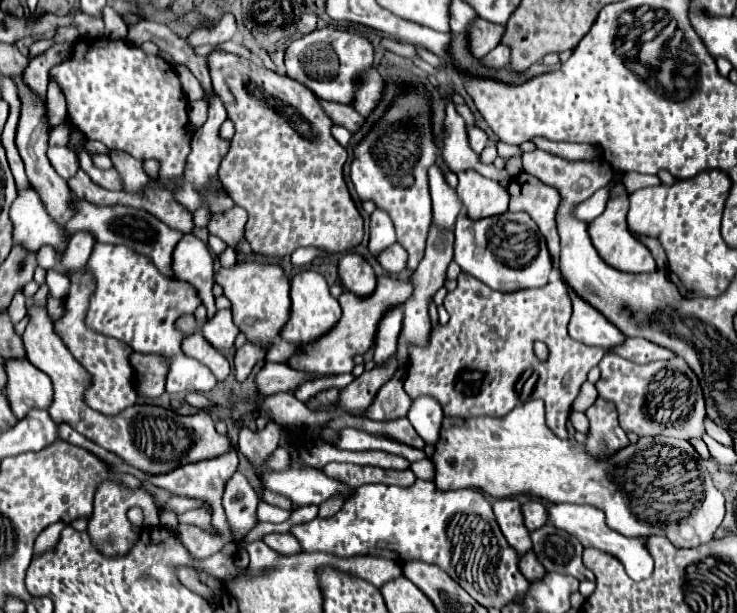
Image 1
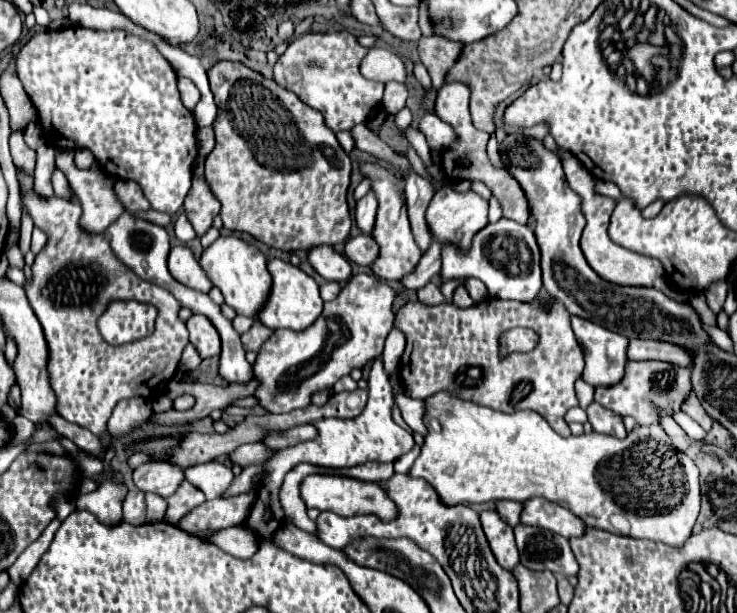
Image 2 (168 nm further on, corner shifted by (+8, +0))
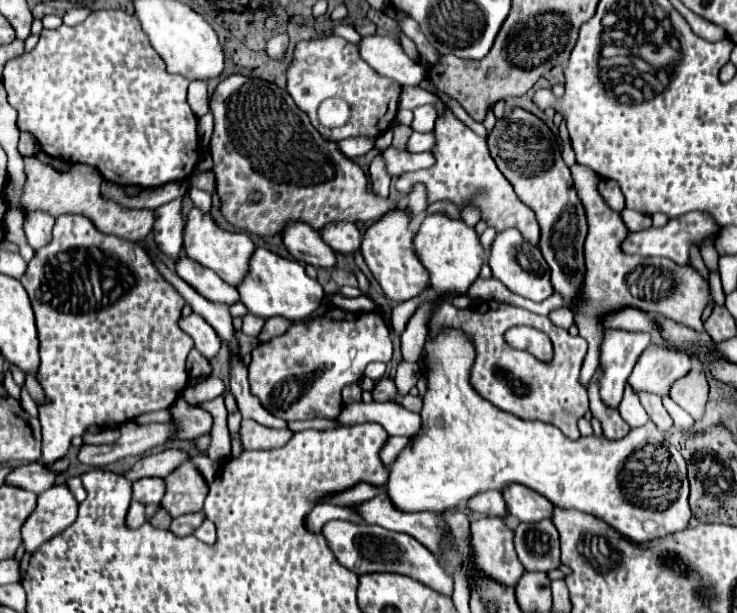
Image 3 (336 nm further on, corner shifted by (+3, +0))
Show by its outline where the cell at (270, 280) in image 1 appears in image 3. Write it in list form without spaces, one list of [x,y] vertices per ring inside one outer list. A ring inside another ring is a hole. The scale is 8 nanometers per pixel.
[[[192,208],[188,212],[188,220],[186,220],[186,230],[184,230],[184,250],[186,256],[210,270],[214,270],[224,282],[236,286],[248,270],[248,260],[254,252],[254,242],[250,240],[250,236],[246,232],[228,232],[222,230],[214,218],[210,214],[204,214],[200,208]]]

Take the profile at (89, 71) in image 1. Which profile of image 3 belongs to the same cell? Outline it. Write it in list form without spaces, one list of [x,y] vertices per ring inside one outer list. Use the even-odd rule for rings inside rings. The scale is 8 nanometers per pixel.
[[[96,10],[92,12],[84,22],[76,24],[74,28],[70,26],[58,26],[54,30],[42,30],[40,40],[32,52],[24,52],[18,58],[12,58],[4,66],[4,76],[2,76],[6,94],[8,94],[8,104],[18,112],[18,130],[28,132],[36,138],[38,146],[42,152],[46,152],[52,158],[64,160],[68,164],[88,164],[94,166],[104,180],[118,184],[118,186],[140,186],[140,188],[158,188],[168,182],[180,182],[188,178],[196,164],[198,164],[198,118],[194,116],[192,108],[186,102],[186,90],[188,82],[182,76],[166,74],[166,66],[162,66],[162,60],[158,58],[156,50],[150,46],[138,18],[134,14],[126,14],[124,10]]]

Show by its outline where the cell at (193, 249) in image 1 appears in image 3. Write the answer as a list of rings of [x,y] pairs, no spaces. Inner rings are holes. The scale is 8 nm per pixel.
[[[186,256],[176,262],[176,272],[184,282],[188,282],[198,294],[202,294],[210,302],[232,306],[240,300],[240,294],[234,286],[226,284],[222,278],[218,278],[218,274],[206,270],[206,266]]]

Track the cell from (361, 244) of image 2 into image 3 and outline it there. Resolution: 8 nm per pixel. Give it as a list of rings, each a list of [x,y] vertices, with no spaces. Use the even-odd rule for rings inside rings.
[[[328,222],[322,228],[322,240],[336,252],[352,254],[360,248],[360,232],[352,222]]]

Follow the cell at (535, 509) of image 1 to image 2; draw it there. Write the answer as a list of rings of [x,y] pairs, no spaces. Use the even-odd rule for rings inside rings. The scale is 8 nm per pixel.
[[[497,502],[497,512],[509,526],[517,526],[521,522],[521,502]]]

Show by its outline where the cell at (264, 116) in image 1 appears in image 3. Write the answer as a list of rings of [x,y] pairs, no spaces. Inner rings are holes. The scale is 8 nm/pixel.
[[[232,74],[218,84],[210,100],[210,110],[214,114],[210,152],[214,158],[216,192],[220,196],[220,210],[224,218],[236,228],[258,236],[272,236],[280,234],[288,220],[302,220],[314,230],[320,230],[326,222],[336,220],[378,222],[378,218],[384,218],[396,208],[402,208],[410,214],[404,202],[382,198],[370,190],[362,168],[346,158],[334,142],[324,140],[310,124],[306,114],[294,104],[290,94],[272,82]]]

